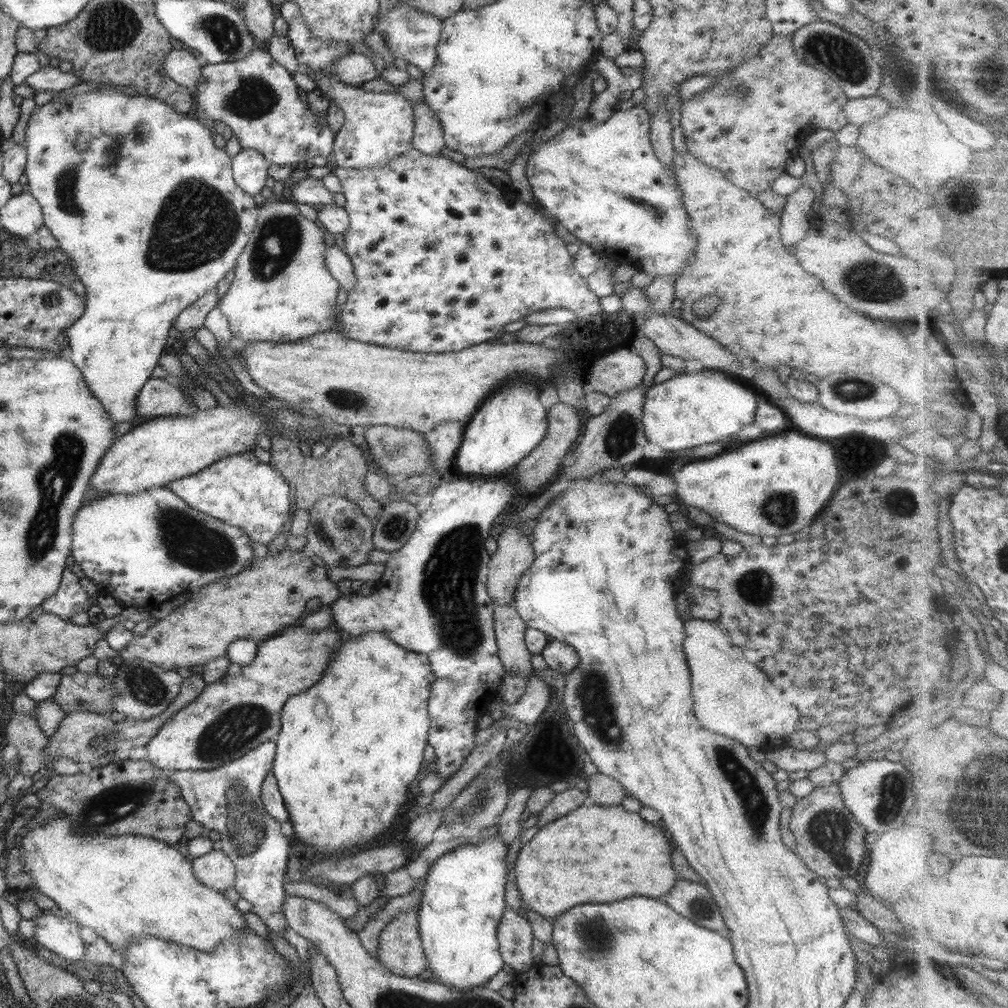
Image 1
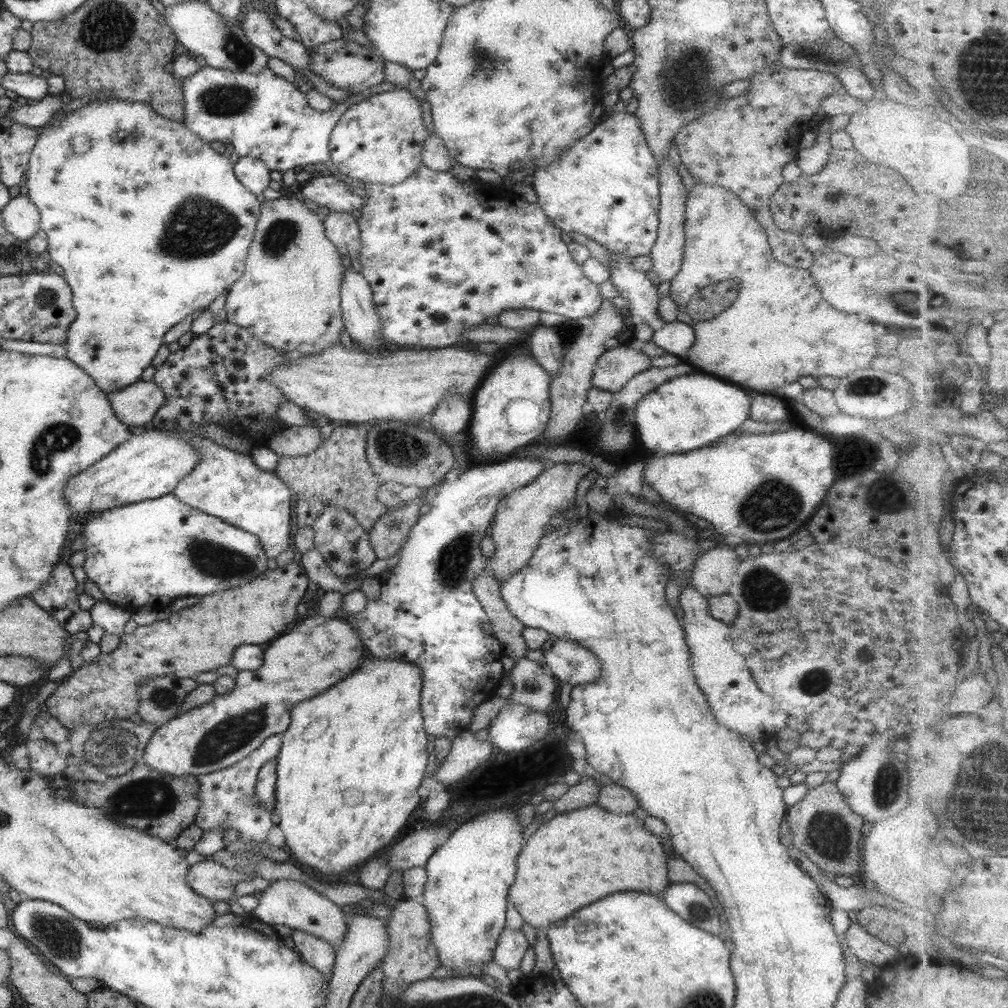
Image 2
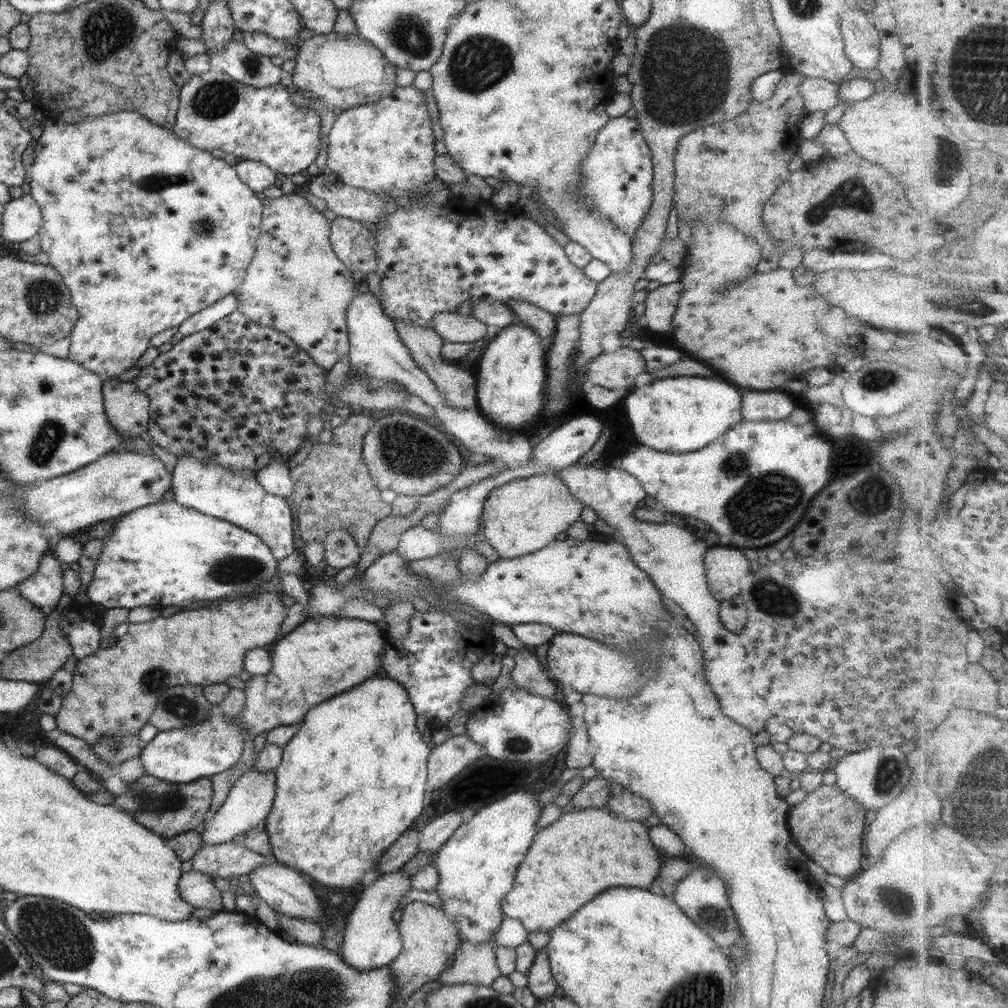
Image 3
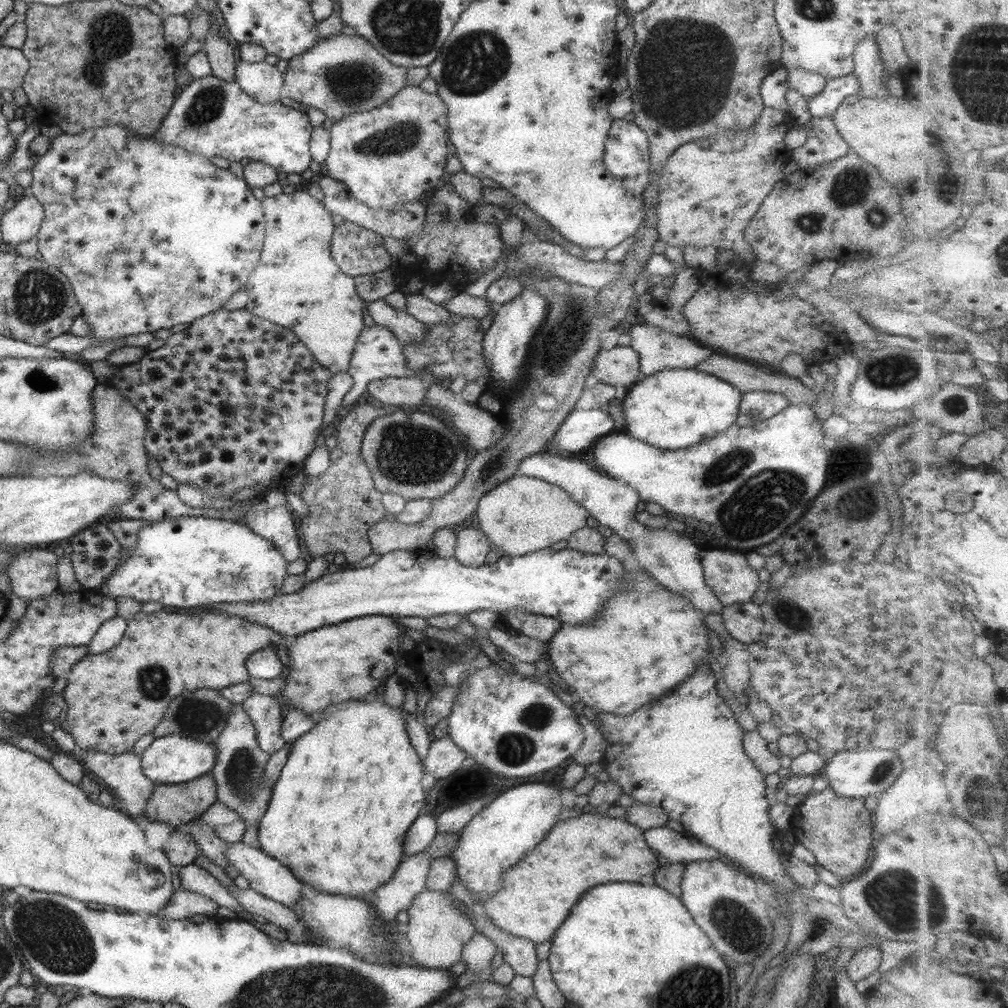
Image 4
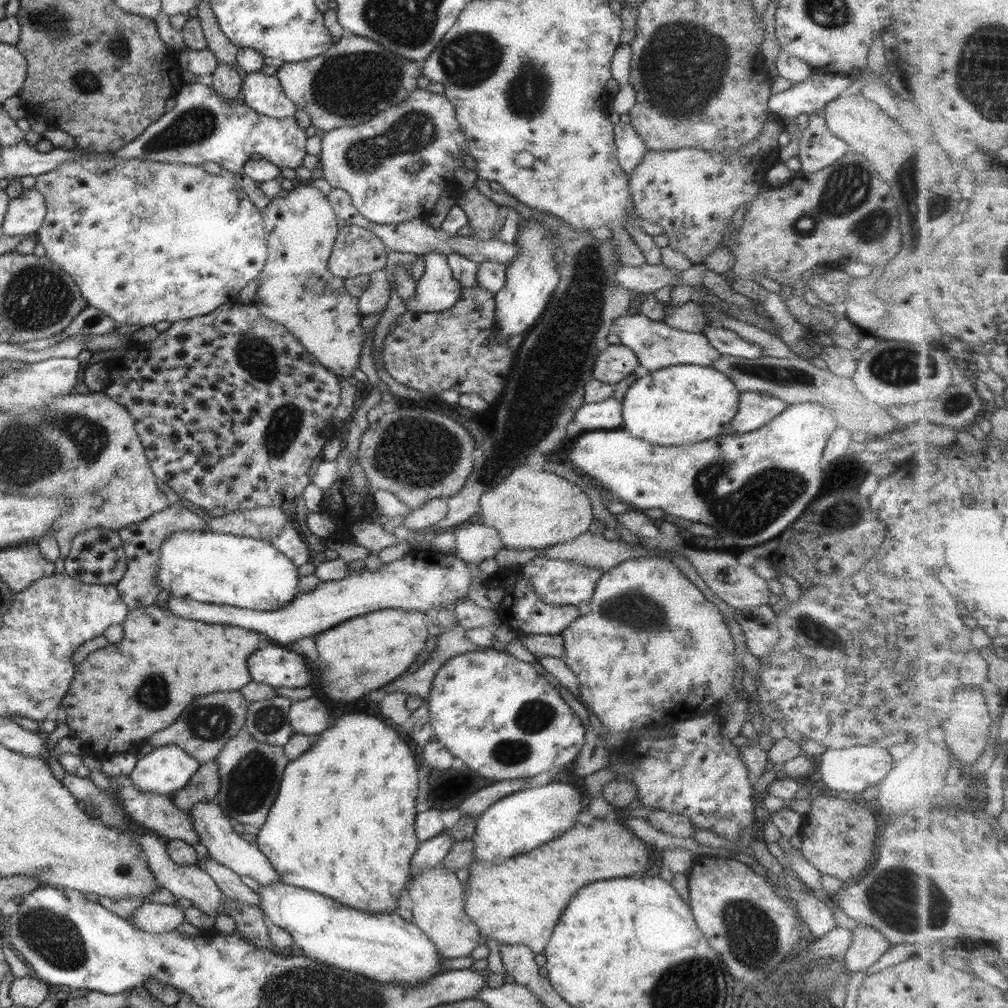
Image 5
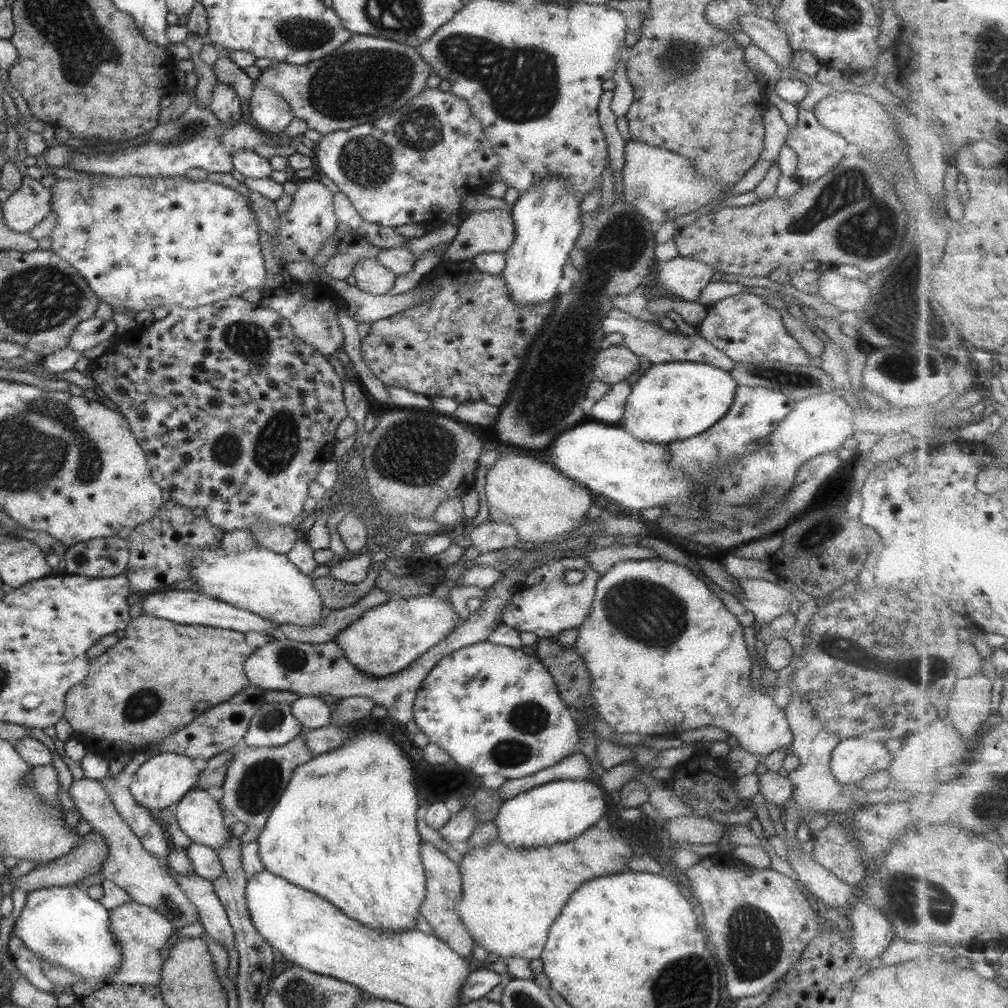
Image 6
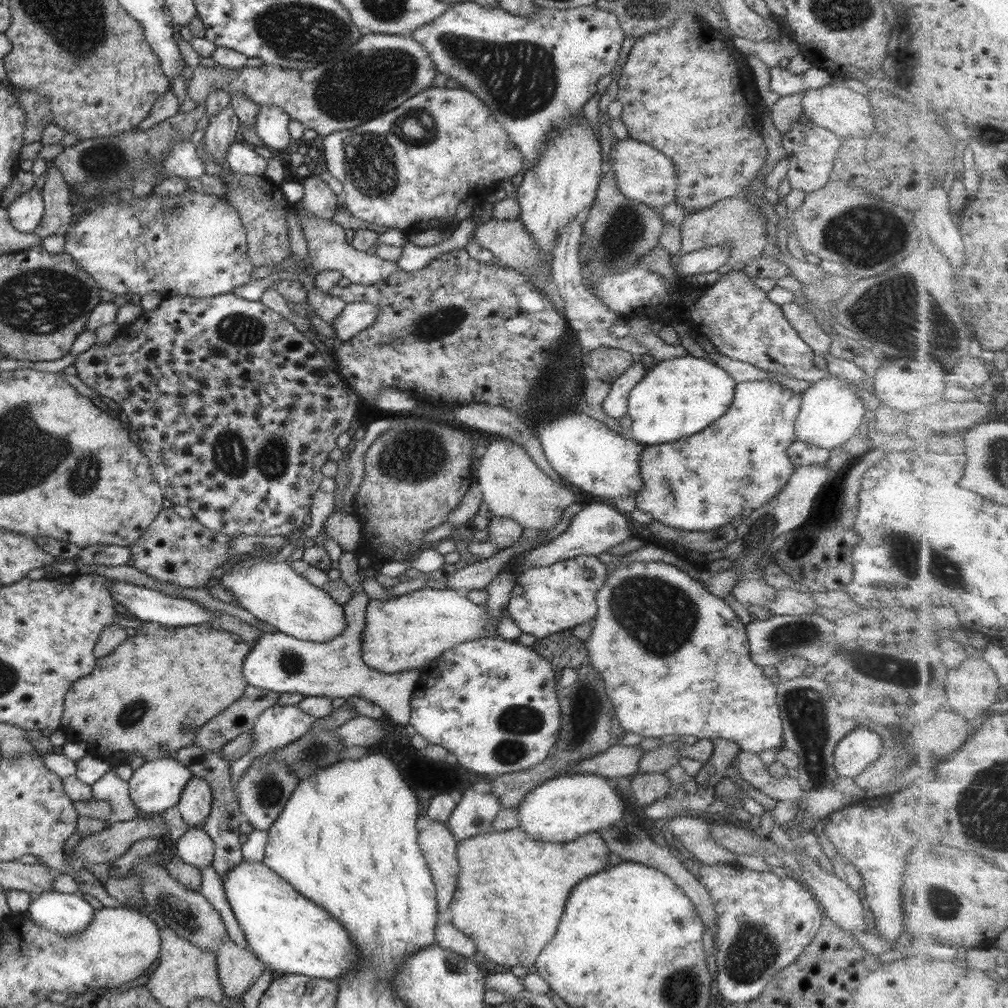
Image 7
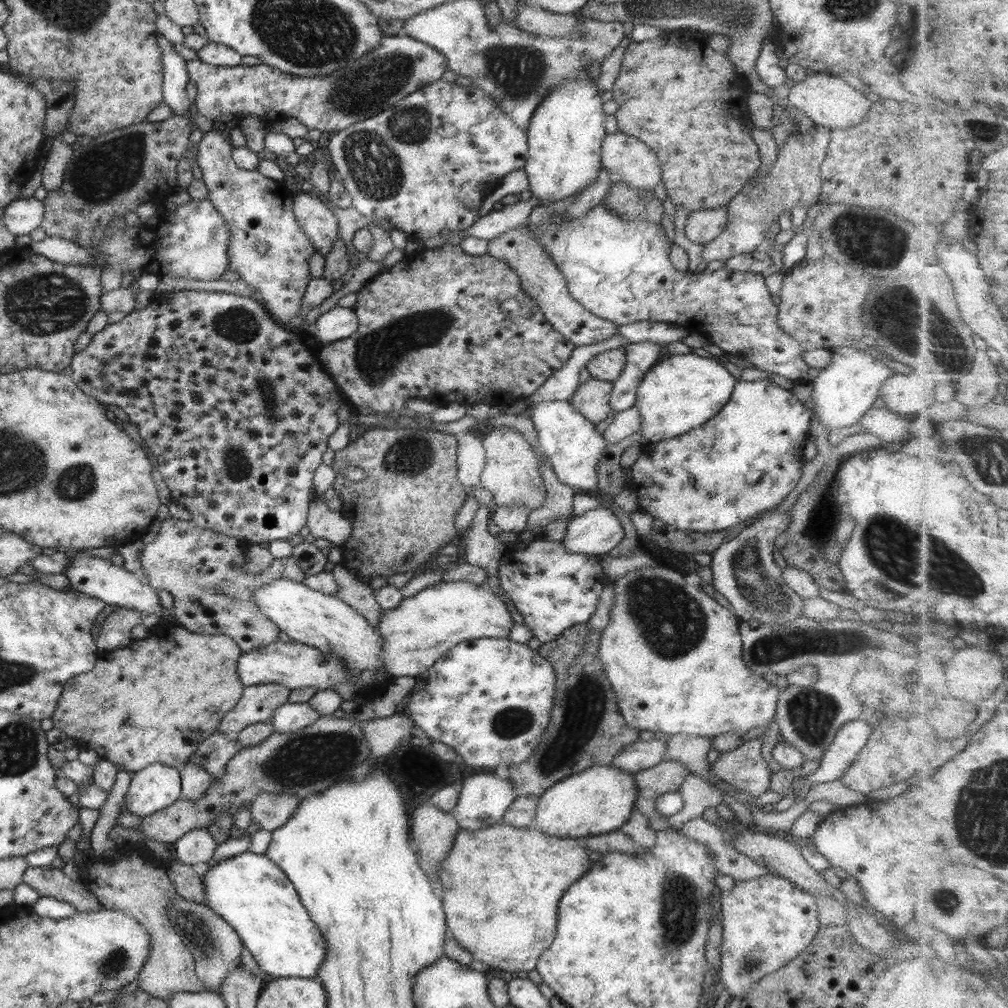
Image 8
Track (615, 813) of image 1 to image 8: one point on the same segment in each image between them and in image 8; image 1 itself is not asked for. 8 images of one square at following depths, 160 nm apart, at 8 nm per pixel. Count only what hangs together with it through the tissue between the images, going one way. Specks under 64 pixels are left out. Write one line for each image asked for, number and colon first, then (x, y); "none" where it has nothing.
2: (585, 854)
3: (580, 854)
4: (534, 896)
5: (516, 901)
6: (509, 897)
7: (511, 888)
8: (501, 884)

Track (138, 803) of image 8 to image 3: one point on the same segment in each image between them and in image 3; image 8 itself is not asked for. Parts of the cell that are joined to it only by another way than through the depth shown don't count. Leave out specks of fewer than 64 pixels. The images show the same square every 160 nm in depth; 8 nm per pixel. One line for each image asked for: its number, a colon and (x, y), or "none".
3: (321, 657)
4: (171, 759)
5: (163, 770)
6: (161, 780)
7: (155, 786)

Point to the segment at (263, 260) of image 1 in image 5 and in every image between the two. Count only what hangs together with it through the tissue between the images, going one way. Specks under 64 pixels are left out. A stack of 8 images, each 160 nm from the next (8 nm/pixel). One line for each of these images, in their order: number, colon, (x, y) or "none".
2: (288, 297)
3: (296, 285)
4: (296, 285)
5: (295, 289)

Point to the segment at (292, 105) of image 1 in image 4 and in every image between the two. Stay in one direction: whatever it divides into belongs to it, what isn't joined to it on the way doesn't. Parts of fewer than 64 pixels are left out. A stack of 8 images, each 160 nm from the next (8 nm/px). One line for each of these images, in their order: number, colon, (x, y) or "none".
2: (261, 115)
3: (214, 111)
4: (209, 117)

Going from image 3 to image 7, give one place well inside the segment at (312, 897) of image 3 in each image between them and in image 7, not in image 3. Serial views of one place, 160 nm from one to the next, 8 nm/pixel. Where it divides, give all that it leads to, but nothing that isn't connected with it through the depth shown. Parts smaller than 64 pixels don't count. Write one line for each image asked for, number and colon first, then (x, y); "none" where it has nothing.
4: (266, 876)
5: (213, 828)
6: (200, 817)
7: (194, 803)

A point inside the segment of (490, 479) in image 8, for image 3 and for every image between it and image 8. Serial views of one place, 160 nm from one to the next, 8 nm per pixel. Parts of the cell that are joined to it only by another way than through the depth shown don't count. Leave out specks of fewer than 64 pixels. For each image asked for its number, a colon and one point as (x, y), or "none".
3: (523, 515)
4: (523, 514)
5: (529, 509)
6: (541, 504)
7: (512, 486)

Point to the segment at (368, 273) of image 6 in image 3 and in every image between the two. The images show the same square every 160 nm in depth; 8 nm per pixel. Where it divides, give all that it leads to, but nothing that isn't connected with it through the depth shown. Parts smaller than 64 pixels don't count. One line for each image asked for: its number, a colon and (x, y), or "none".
3: (456, 387)
4: (405, 328)
5: (372, 300)

